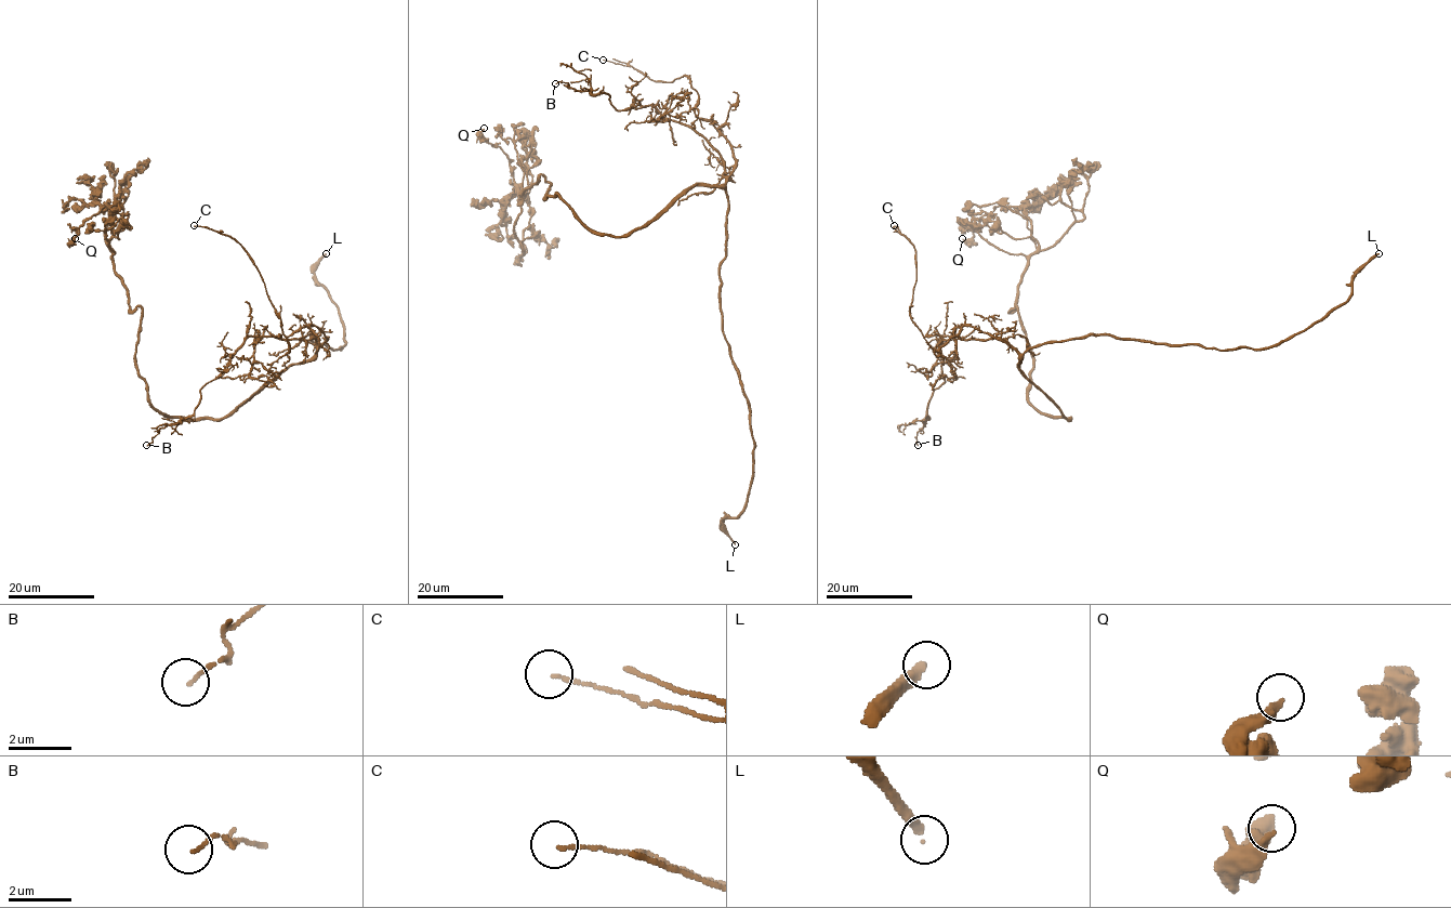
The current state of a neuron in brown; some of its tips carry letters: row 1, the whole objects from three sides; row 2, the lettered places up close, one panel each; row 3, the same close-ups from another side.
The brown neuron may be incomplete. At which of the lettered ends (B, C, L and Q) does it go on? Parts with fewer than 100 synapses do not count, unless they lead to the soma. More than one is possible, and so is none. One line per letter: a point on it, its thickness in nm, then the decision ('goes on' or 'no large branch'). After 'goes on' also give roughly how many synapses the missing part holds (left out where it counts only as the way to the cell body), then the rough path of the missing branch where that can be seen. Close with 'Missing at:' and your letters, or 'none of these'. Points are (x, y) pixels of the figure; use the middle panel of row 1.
B: place (555, 83); calibre 80 nm; no large branch
C: place (603, 60); calibre 100 nm; no large branch
L: place (735, 544); calibre 200 nm; goes on; course (735, 544), (741, 556), (743, 580), (749, 586), (752, 581)
Q: place (484, 128); calibre 260 nm; no large branch
Missing at: L

